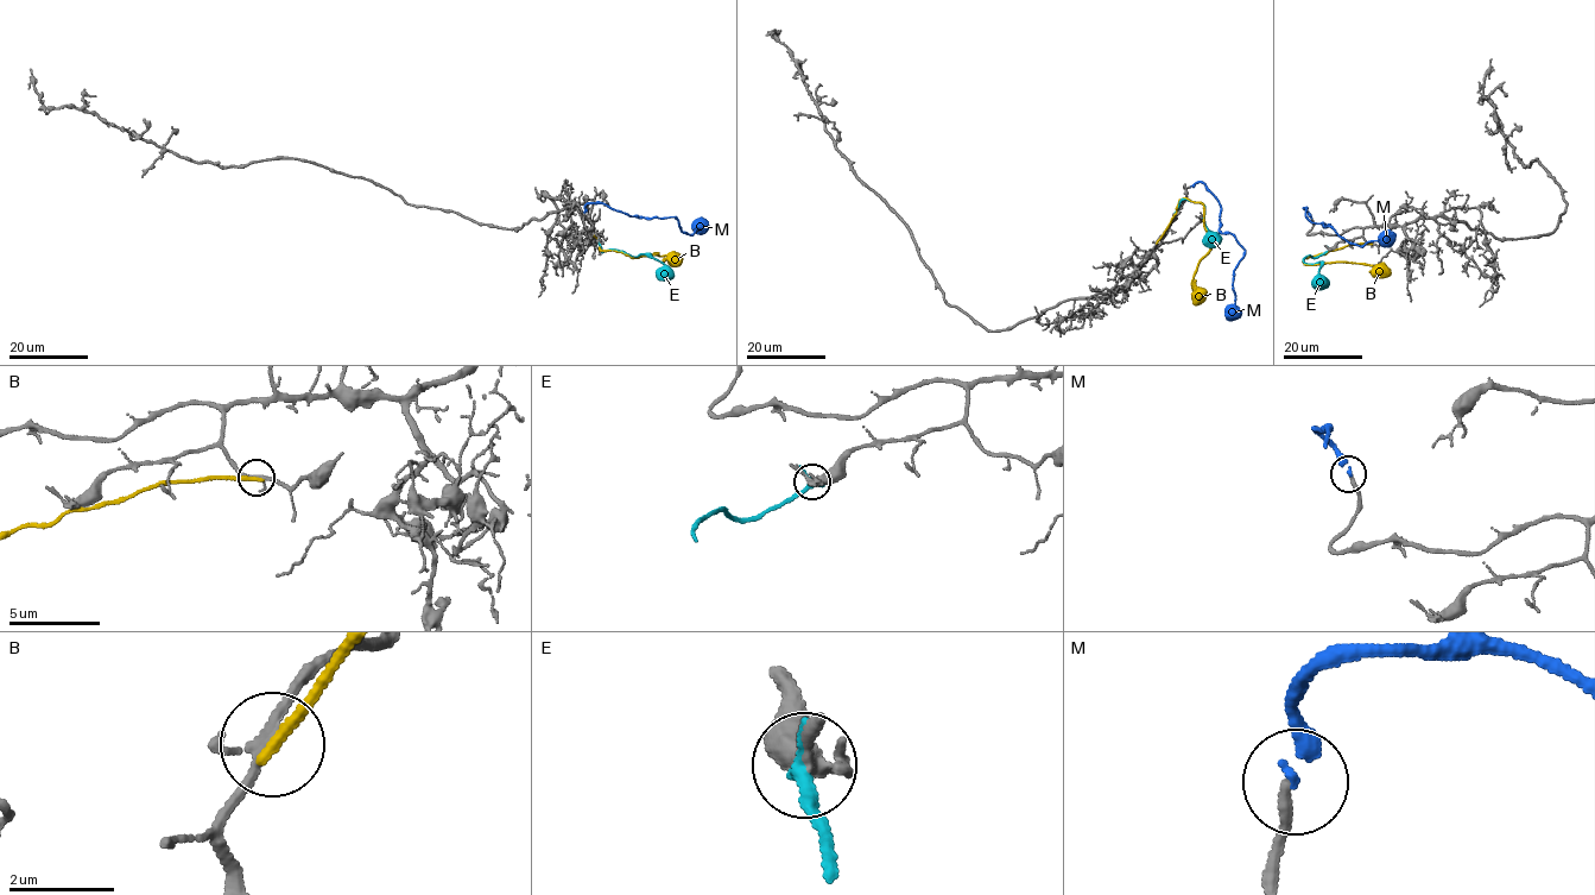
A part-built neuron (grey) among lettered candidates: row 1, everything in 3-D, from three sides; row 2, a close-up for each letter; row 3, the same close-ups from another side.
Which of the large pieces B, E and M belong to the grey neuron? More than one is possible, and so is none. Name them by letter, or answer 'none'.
M

